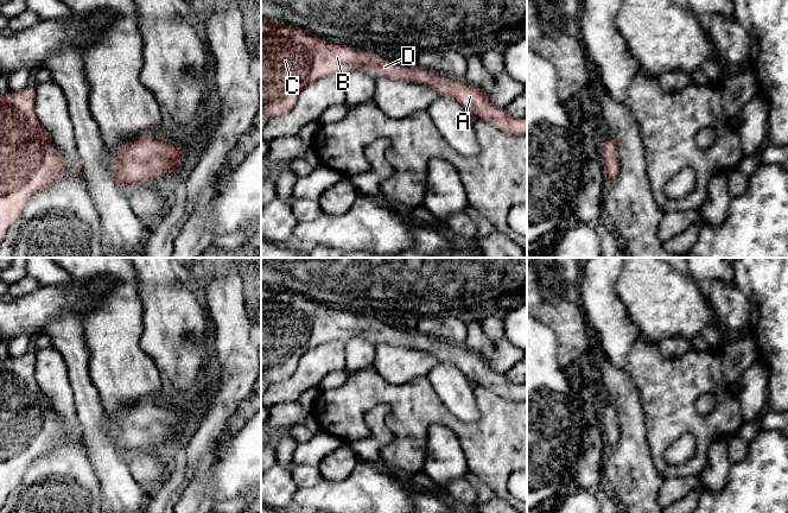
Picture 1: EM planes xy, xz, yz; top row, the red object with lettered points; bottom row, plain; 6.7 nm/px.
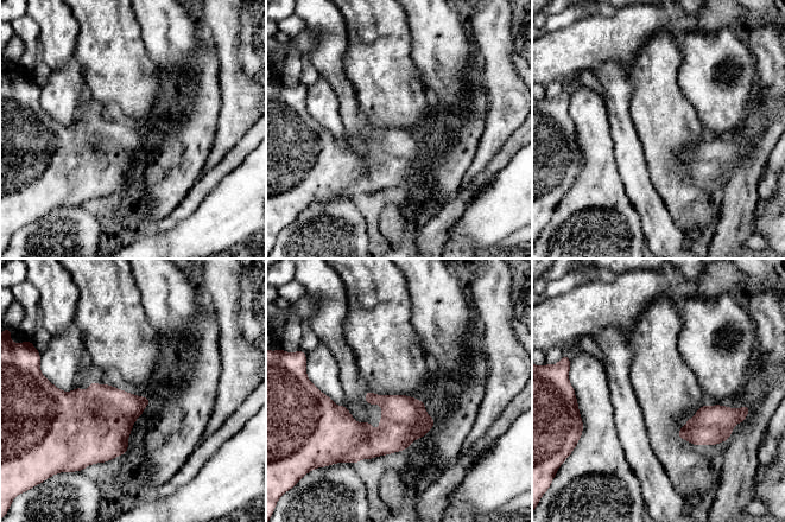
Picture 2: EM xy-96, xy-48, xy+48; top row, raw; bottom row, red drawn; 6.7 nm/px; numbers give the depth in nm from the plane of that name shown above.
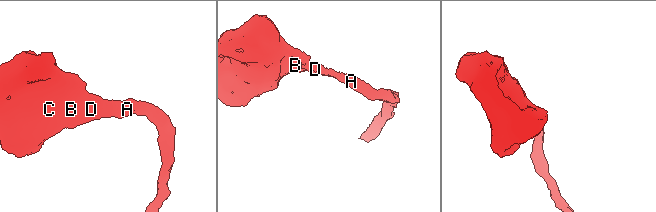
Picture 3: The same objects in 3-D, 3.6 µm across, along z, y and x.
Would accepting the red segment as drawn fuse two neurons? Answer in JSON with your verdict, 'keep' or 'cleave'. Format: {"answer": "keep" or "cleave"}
{"answer": "keep"}

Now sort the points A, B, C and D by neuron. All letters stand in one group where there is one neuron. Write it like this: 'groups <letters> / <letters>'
groups A B C D

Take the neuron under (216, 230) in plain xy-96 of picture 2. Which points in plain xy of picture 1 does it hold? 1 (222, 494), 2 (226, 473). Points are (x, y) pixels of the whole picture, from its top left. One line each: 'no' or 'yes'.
1: yes
2: yes

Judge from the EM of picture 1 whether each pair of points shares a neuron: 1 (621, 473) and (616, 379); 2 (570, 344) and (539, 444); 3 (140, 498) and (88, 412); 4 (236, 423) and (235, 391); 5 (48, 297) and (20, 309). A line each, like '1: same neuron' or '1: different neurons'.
1: same neuron
2: different neurons
3: same neuron
4: different neurons
5: same neuron

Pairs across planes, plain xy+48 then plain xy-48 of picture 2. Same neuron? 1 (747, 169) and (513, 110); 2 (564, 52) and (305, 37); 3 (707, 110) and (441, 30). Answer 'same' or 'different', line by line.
1: same
2: same
3: same

